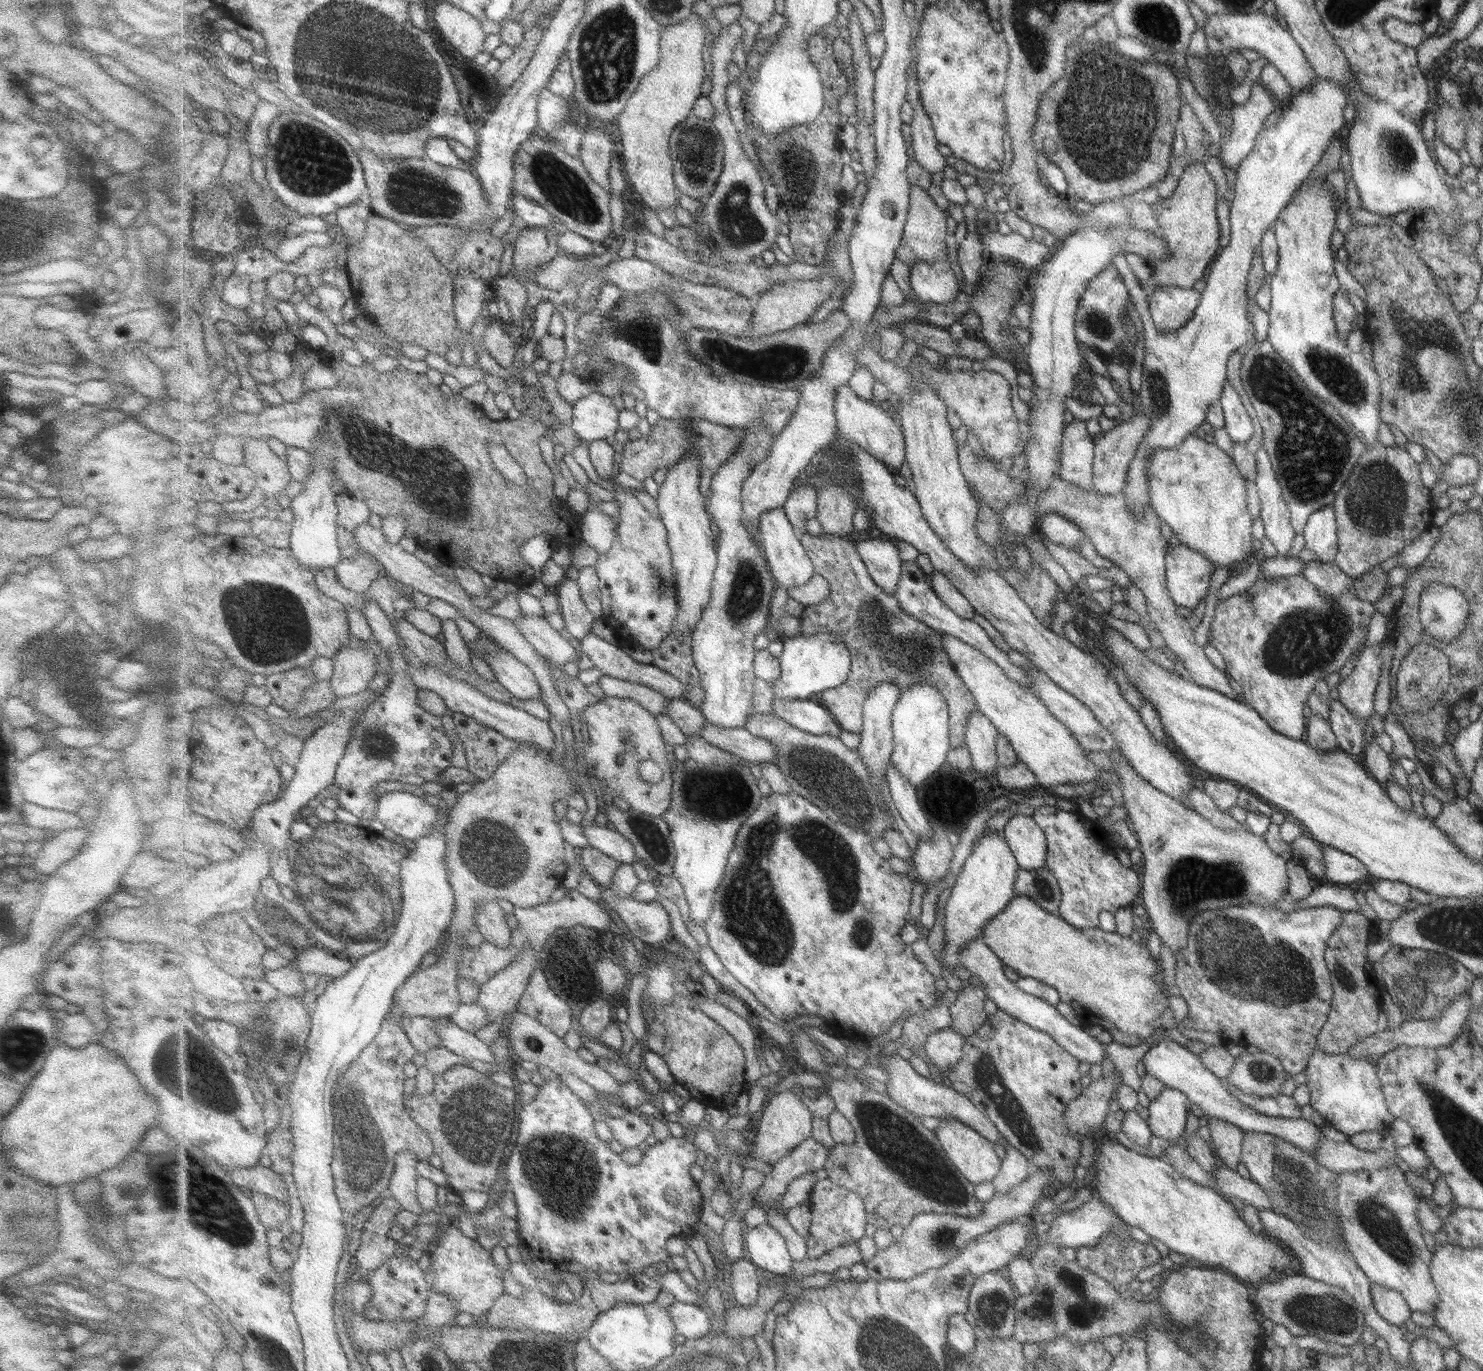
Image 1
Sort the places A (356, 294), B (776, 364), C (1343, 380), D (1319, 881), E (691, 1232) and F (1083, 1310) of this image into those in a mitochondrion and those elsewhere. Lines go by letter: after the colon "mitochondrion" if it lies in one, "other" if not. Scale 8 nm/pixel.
A: other
B: mitochondrion
C: mitochondrion
D: other
E: other
F: mitochondrion

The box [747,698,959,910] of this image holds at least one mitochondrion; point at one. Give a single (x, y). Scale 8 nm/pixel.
(825, 775)

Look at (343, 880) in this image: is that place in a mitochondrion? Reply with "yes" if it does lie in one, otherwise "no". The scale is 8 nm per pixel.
yes

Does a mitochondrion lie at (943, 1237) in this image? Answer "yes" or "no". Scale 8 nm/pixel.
yes

